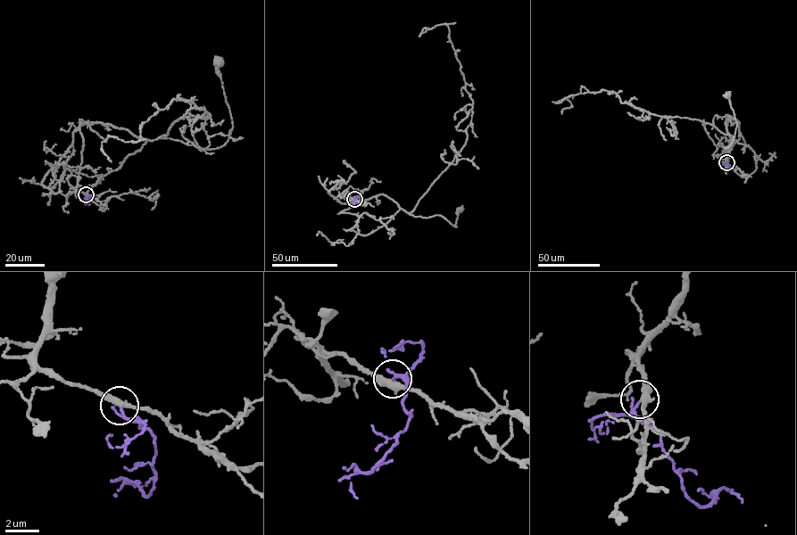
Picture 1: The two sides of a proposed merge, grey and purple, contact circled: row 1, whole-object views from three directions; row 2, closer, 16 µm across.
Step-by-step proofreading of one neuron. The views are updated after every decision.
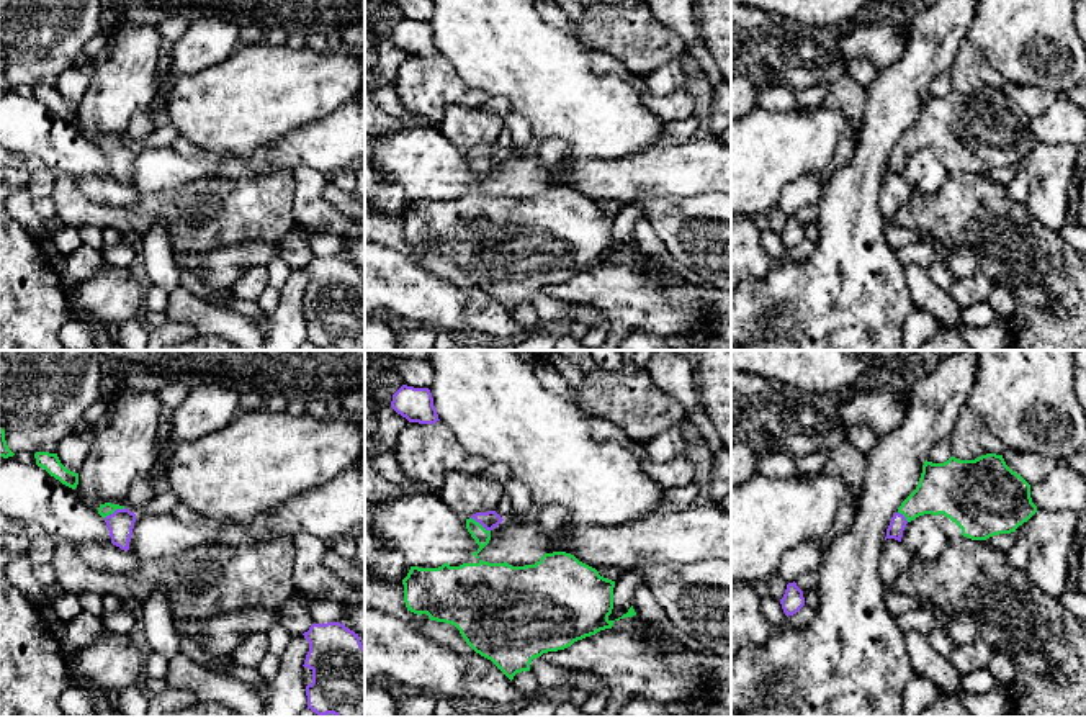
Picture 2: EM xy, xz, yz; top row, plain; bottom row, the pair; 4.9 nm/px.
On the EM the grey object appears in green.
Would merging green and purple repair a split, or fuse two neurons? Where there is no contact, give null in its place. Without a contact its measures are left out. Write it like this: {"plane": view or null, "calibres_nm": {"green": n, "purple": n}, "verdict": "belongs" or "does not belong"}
{"plane": "xy", "calibres_nm": {"green": 70, "purple": 130}, "verdict": "belongs"}

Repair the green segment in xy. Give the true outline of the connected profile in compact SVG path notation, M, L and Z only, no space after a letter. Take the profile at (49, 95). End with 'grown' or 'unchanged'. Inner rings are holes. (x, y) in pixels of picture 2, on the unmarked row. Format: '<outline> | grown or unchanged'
M36 85L34 87L36 98L44 101L51 110L59 113L62 118L75 123L79 118L79 106L74 106L67 103L57 87L49 87L49 85Z | unchanged

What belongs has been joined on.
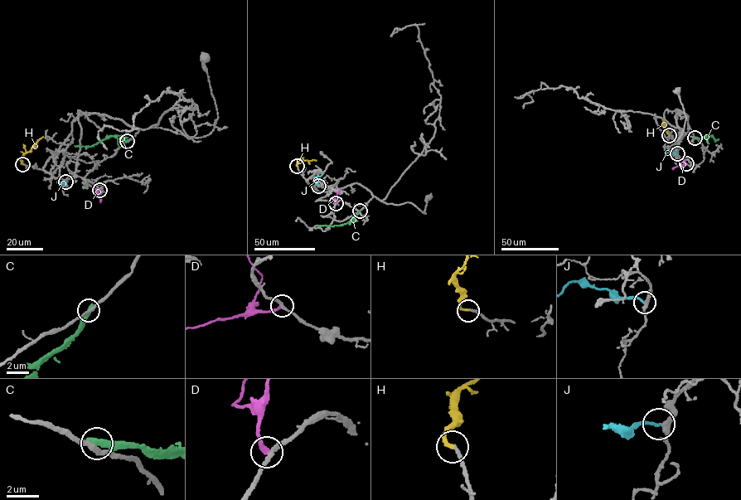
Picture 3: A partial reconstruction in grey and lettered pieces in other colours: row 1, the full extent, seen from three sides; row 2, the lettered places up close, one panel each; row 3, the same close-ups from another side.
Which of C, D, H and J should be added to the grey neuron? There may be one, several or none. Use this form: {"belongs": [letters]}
{"belongs": ["H"]}

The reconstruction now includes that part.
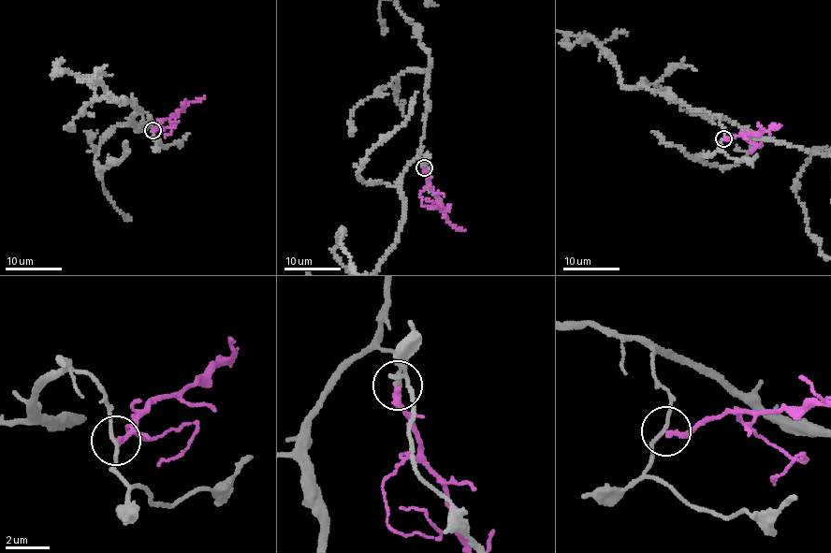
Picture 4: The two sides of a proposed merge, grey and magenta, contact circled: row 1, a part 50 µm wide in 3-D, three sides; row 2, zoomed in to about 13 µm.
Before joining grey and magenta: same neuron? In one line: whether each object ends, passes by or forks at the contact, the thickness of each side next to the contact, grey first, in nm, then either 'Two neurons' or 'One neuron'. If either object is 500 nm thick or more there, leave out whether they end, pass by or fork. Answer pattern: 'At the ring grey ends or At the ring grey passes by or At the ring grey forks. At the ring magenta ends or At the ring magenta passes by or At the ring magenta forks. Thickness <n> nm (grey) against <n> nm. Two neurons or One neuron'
At the ring grey passes by. At the ring magenta ends. Thickness 150 nm (grey) against 280 nm. Two neurons

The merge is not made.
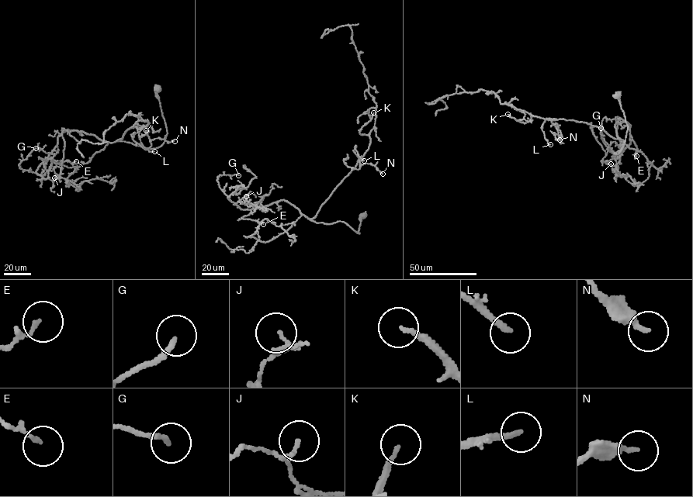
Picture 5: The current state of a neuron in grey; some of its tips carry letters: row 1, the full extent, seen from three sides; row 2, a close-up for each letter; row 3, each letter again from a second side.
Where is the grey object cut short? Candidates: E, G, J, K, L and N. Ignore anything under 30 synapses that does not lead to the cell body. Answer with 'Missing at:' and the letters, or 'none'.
Missing at: K, L

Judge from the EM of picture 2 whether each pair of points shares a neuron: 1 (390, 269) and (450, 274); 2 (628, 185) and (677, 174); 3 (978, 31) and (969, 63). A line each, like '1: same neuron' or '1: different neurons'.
1: different neurons
2: same neuron
3: different neurons

